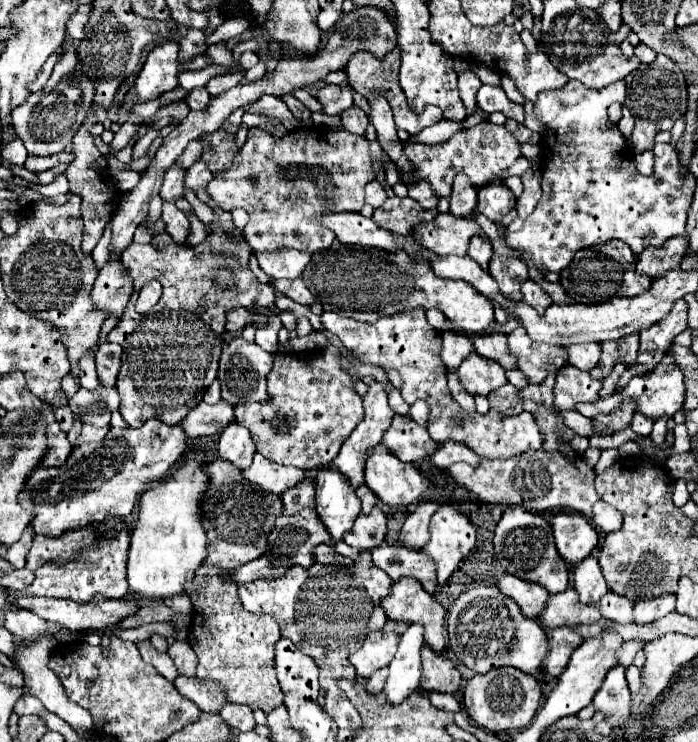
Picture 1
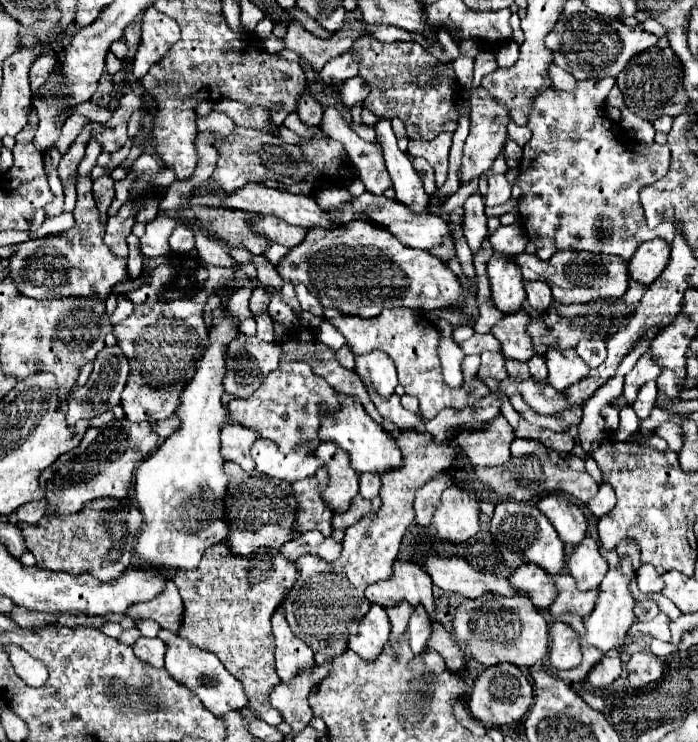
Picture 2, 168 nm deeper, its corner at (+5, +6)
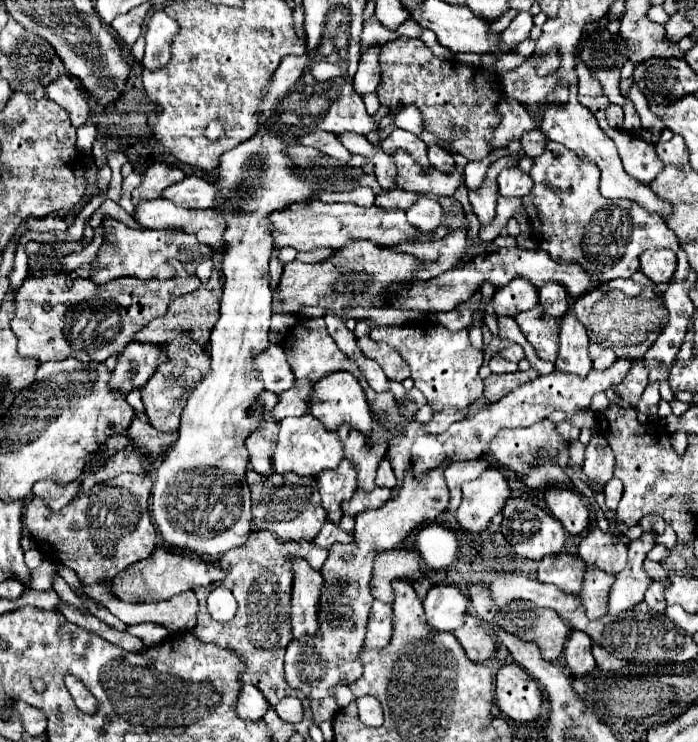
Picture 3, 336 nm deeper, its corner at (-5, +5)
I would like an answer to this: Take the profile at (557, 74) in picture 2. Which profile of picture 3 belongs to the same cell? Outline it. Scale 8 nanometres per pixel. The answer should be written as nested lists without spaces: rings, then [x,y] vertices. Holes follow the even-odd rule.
[[[578,63],[576,73],[578,73],[578,93],[580,95],[590,95],[590,97],[604,95],[600,81],[596,79],[596,75],[592,75],[592,71],[586,65]]]

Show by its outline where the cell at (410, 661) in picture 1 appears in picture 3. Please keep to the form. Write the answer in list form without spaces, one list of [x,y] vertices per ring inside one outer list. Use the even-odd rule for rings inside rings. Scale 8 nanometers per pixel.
[[[438,583],[428,589],[424,609],[428,625],[436,631],[454,631],[464,625],[468,595],[454,583]]]

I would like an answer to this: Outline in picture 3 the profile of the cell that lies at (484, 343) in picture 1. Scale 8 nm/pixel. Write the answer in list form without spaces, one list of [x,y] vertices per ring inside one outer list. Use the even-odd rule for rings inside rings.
[[[538,305],[532,311],[524,311],[514,317],[526,339],[536,349],[536,355],[544,361],[556,361],[558,357],[558,335],[560,325],[554,317],[548,317]]]

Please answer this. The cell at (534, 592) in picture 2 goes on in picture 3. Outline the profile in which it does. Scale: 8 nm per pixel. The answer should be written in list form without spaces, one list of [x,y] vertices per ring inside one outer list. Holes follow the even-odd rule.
[[[562,551],[558,555],[546,555],[540,561],[536,579],[542,583],[552,583],[568,593],[580,593],[584,571],[586,571],[586,565],[580,559],[580,555]]]

